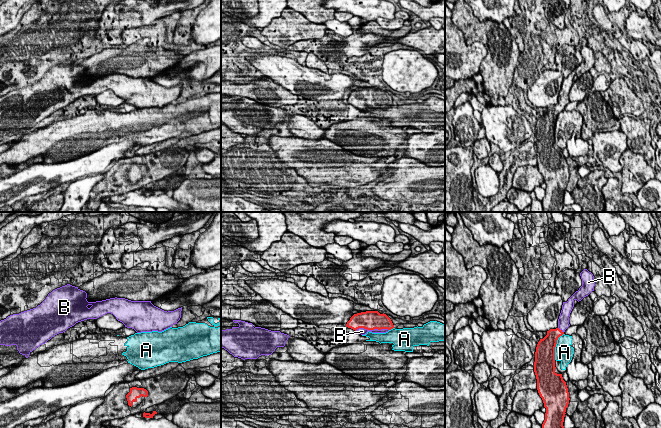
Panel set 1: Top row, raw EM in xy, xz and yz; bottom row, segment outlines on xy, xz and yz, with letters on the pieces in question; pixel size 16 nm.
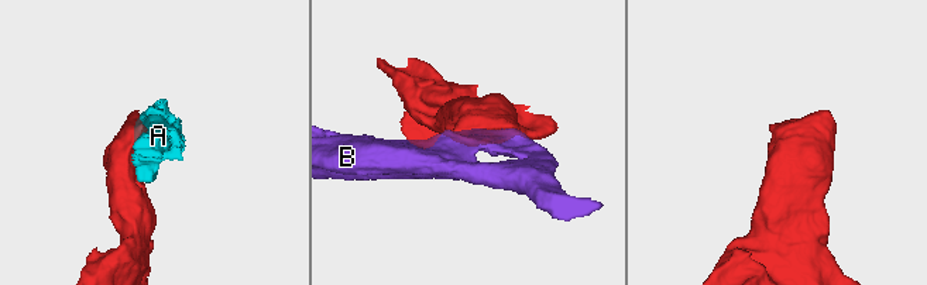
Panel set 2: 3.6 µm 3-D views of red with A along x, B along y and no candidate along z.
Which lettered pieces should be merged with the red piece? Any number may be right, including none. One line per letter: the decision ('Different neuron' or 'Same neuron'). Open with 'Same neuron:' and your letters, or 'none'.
Same neuron: B
A: Different neuron
B: Same neuron

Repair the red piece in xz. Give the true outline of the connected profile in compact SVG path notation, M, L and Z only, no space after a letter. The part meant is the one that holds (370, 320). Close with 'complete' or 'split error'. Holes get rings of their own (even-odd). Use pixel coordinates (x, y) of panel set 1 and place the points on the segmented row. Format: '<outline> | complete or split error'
M366 311L354 314L347 322L346 327L355 330L361 335L372 333L386 333L394 328L391 319L378 311Z | split error

